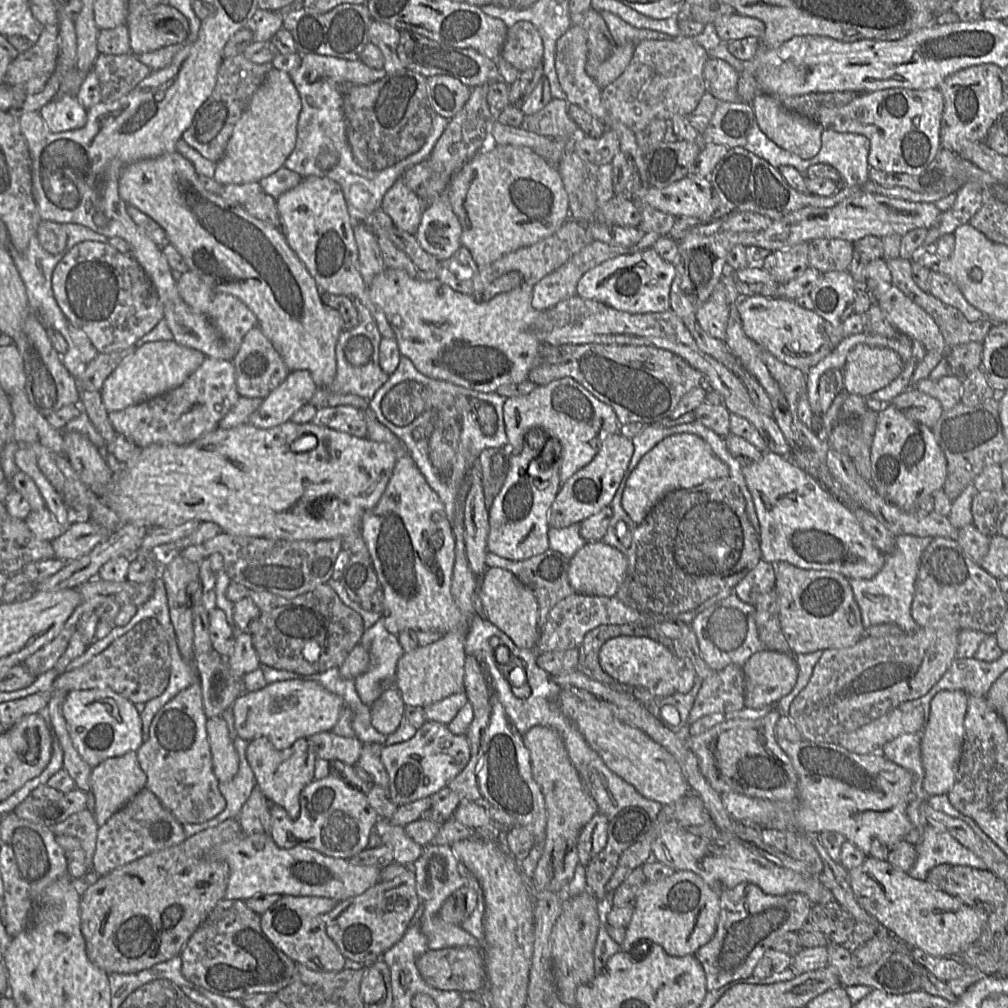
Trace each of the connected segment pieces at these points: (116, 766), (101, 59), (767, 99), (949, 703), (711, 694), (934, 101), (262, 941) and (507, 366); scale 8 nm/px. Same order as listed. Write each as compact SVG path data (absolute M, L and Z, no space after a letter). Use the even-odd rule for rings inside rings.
M130 751L122 756L104 760L92 768L91 794L95 799L94 816L98 826L127 804L134 796L146 788L147 776L142 770L136 751Z
M131 51L121 55L99 53L93 68L98 76L104 102L120 99L151 73L150 68Z
M759 92L751 104L761 131L778 146L797 154L802 159L811 159L819 153L822 133L825 130L821 125L786 109L778 98L772 95Z
M944 690L936 694L930 702L928 719L921 733L923 790L928 797L947 794L955 782L964 741L968 697L961 690Z
M730 664L702 681L687 724L709 714L727 714L744 707L743 666Z
M939 88L879 90L860 94L843 106L831 128L868 138L870 167L891 174L915 175L923 172L942 149L940 131L944 108Z
M220 900L180 953L184 977L212 993L235 1000L258 993L276 995L291 982L296 963L268 939L261 929L260 921L260 915L248 908L243 900Z
M386 267L373 278L368 285L368 291L372 302L383 310L394 332L394 337L397 340L401 355L408 357L413 362L416 369L429 378L446 381L476 392L490 393L496 392L498 387L505 384L528 381L529 372L540 363L540 348L543 343L532 333L531 328L541 311L532 306L532 285L522 283L519 287L509 292L499 294L486 303L479 303L472 296L453 290L434 275L411 277L403 270Z

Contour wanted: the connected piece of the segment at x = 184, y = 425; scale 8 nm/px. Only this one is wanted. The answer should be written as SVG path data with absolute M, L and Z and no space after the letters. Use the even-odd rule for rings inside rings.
M207 357L179 387L123 410L108 412L108 419L116 433L124 435L140 449L152 444L187 445L216 429L239 396L232 361Z

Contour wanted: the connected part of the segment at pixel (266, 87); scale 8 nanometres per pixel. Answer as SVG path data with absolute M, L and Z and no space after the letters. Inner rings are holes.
M272 68L235 124L224 155L216 162L213 179L222 185L259 182L284 166L296 144L301 107L290 74Z

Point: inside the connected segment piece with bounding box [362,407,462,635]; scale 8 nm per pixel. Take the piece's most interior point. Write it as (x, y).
(410, 540)

